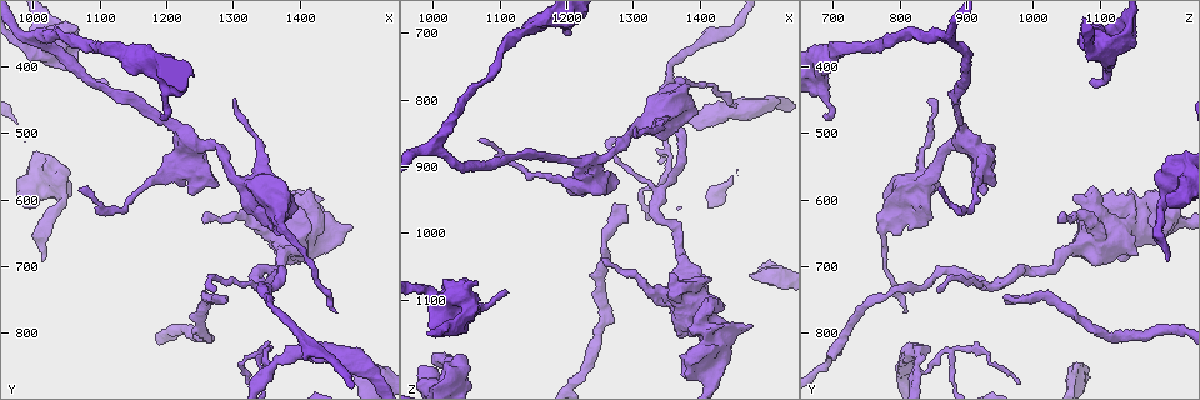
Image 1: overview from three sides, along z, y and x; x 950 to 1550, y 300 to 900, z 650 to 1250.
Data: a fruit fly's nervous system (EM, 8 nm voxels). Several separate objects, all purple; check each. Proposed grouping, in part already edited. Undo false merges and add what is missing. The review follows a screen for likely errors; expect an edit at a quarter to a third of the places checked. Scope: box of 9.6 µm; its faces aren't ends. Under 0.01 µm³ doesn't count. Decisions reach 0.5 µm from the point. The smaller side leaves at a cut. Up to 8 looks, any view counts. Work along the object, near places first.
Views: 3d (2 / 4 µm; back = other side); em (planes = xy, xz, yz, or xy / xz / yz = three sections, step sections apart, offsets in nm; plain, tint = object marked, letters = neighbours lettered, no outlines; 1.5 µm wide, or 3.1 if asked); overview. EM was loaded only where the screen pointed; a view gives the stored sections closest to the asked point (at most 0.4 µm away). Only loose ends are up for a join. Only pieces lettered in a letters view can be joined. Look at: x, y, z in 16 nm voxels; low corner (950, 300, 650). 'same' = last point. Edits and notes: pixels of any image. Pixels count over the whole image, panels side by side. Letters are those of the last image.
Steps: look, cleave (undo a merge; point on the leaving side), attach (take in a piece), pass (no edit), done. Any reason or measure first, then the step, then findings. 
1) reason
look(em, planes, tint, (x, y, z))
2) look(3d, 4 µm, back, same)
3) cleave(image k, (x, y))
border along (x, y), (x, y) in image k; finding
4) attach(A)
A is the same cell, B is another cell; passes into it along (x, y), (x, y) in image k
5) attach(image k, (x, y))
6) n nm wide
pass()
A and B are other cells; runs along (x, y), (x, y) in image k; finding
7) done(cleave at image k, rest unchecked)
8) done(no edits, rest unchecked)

stops while still wide
look(em, planes, letters, (1475, 640, 1140))

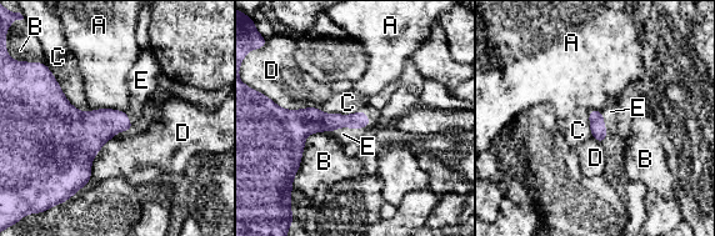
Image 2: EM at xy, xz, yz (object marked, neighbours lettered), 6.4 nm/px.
attach(image 2, (345, 135))
E is the same cell, A, B, C and D are other cells; the neuron continues

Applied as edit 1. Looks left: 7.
free end
look(em, xy, step 8, letters, (1365, 585, 1095))

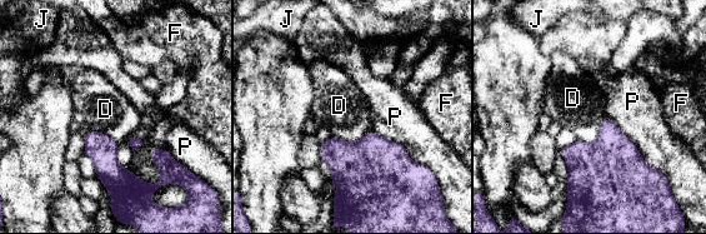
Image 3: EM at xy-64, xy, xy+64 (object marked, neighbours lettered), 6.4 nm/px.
another direction
look(em, planes, letters, same)

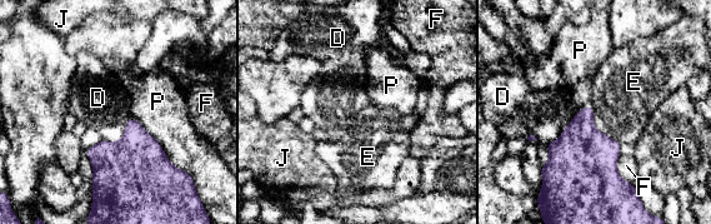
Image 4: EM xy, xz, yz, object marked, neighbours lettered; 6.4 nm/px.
pass()
D, E, F, J and P are other cells; border along (591, 104), (594, 127), (620, 144) in image 4; none of them fits

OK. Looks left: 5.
look(3d, 2 µm, back, (1300, 445, 840))

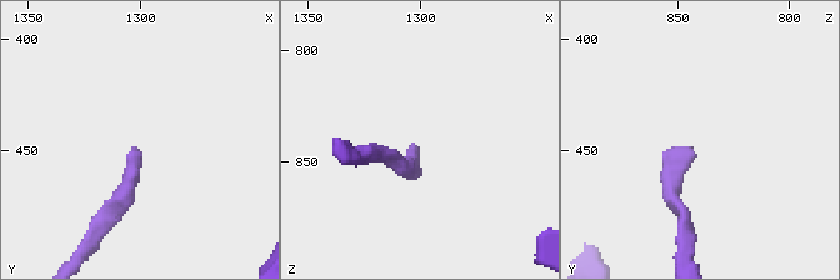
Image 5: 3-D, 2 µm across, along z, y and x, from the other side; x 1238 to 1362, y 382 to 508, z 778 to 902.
look(em, planes, letters, (1302, 448, 844))

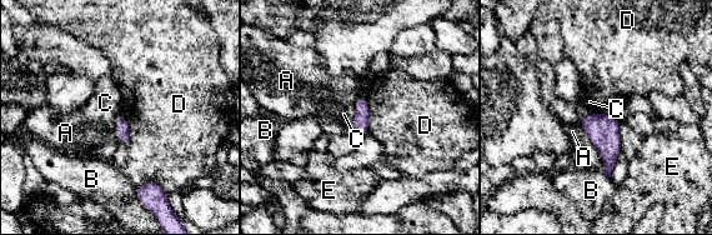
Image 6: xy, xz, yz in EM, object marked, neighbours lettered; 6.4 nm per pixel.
pass()
A, B, C, D and E are other cells; border along (590, 113), (606, 114) in image 6; none of them fits

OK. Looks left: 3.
done(attach at image 2, rest unchecked)

